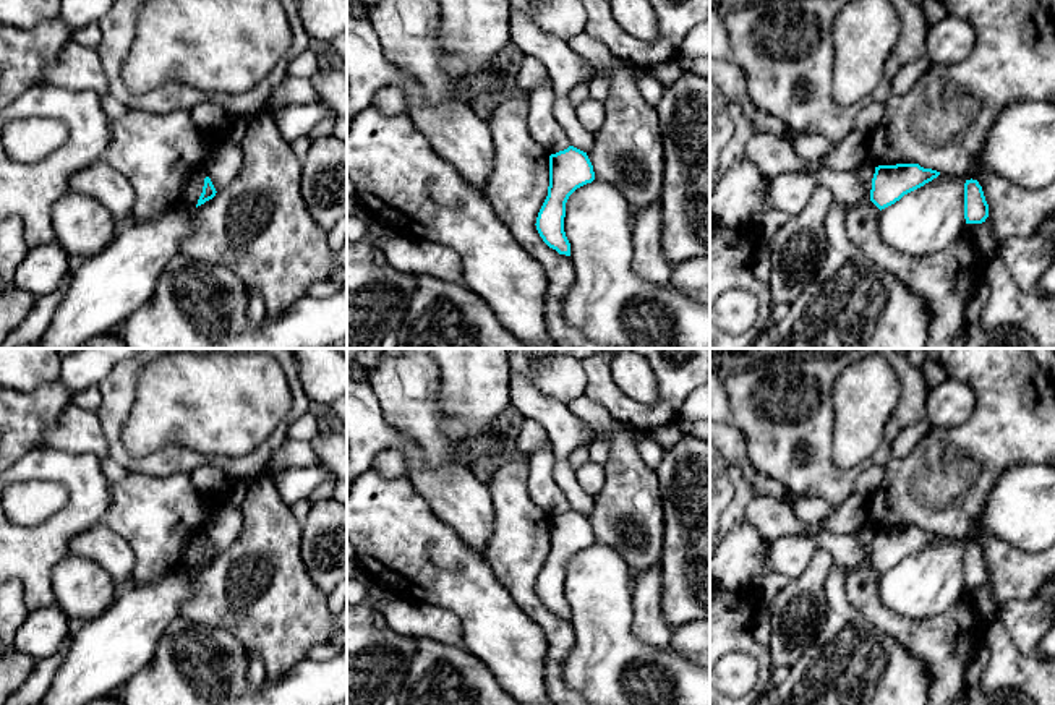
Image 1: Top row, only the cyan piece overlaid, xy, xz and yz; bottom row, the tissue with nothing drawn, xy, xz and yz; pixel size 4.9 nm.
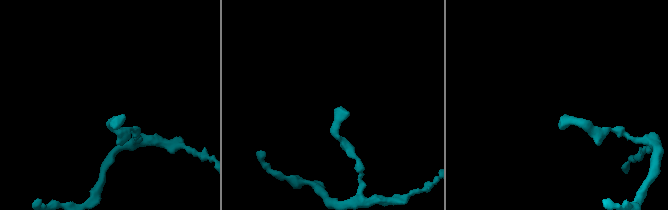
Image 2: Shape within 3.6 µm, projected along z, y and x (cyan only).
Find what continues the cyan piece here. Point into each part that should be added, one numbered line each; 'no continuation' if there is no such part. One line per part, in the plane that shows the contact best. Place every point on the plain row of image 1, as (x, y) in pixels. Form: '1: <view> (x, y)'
no continuation

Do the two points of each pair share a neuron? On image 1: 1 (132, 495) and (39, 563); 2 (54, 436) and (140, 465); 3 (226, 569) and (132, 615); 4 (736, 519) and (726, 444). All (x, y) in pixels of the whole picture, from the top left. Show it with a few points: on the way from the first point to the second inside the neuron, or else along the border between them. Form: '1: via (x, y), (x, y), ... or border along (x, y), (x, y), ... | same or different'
1: border along (111, 487), (111, 506), (102, 521) | different
2: border along (98, 417), (109, 456) | different
3: border along (196, 571), (196, 584), (193, 587) | different
4: via (739, 501), (736, 462) | same

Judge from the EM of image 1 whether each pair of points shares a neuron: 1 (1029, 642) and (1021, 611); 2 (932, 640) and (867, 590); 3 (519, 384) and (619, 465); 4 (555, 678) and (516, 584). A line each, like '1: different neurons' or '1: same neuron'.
1: same neuron
2: same neuron
3: different neurons
4: same neuron

